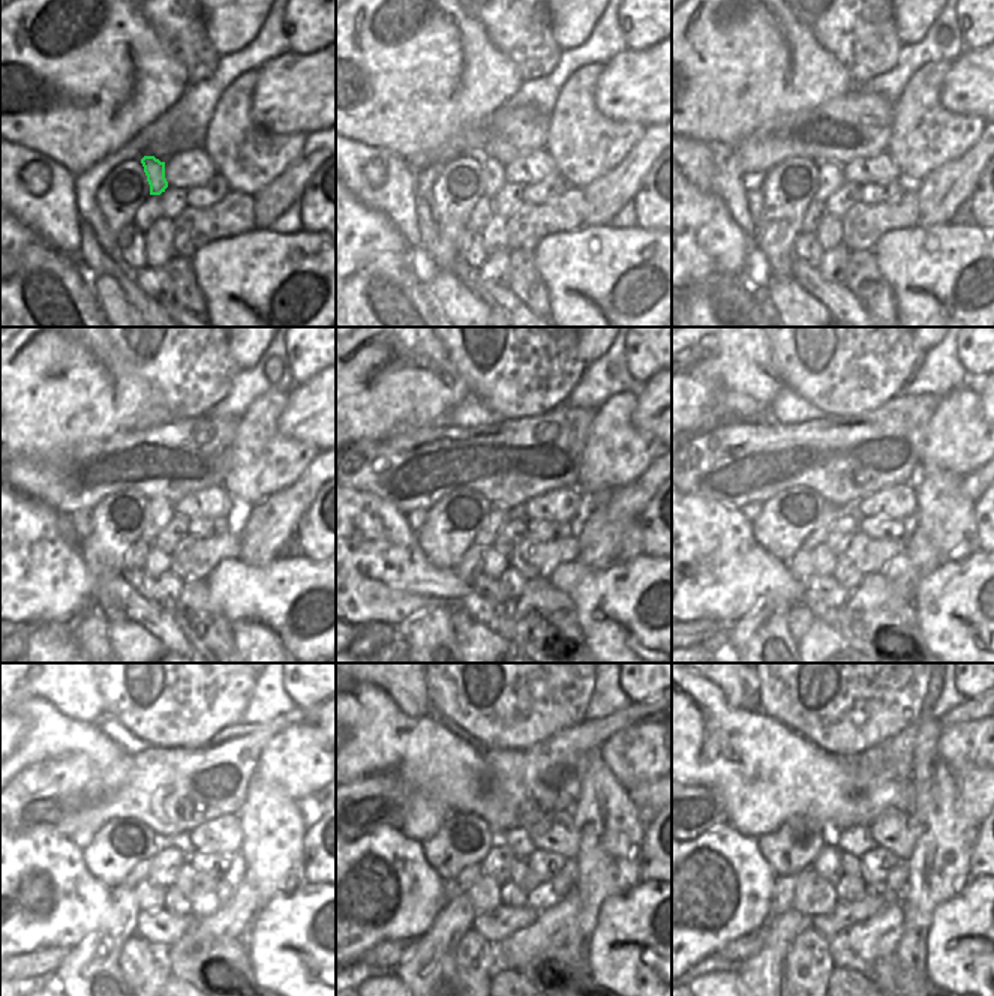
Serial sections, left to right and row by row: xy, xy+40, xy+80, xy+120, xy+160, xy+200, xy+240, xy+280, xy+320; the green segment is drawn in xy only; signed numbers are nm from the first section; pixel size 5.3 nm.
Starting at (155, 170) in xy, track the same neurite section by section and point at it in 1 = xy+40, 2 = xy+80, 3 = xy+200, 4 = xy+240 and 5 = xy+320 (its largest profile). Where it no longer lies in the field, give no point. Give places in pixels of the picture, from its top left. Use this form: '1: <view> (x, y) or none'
1: xy+40 (494, 179)
2: xy+80 (829, 173)
3: xy+200 (819, 534)
4: xy+240 (141, 872)
5: xy+320 (783, 891)

